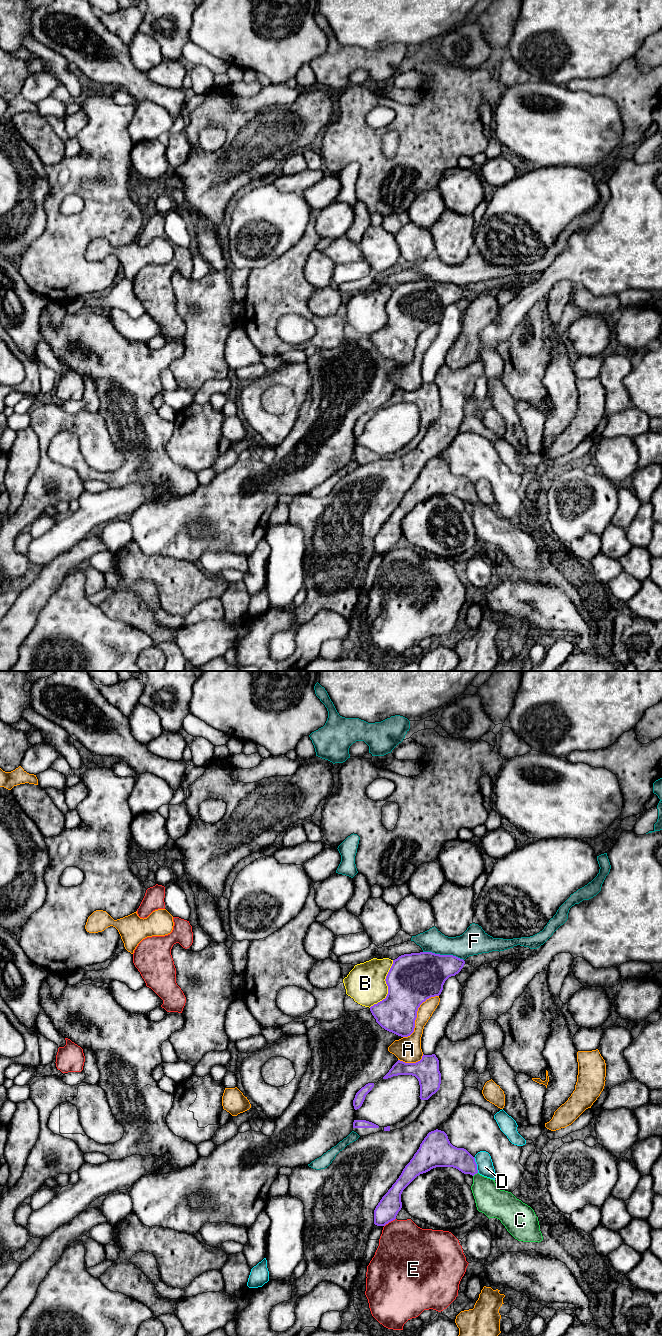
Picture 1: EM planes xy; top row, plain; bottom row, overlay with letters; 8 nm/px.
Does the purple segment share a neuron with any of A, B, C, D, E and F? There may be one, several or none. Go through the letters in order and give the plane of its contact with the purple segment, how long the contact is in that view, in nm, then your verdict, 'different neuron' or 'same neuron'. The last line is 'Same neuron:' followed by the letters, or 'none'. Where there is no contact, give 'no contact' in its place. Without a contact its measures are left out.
A: meets purple in xy; contact 440 nm long; different neuron
B: meets purple in xy; contact 440 nm long; different neuron
C: meets purple in xy; contact 50 nm long; same neuron
D: meets purple in xy; contact 130 nm long; different neuron
E: meets purple in xy; contact 120 nm long; different neuron
F: meets purple in xy; contact 340 nm long; different neuron
Same neuron: C

